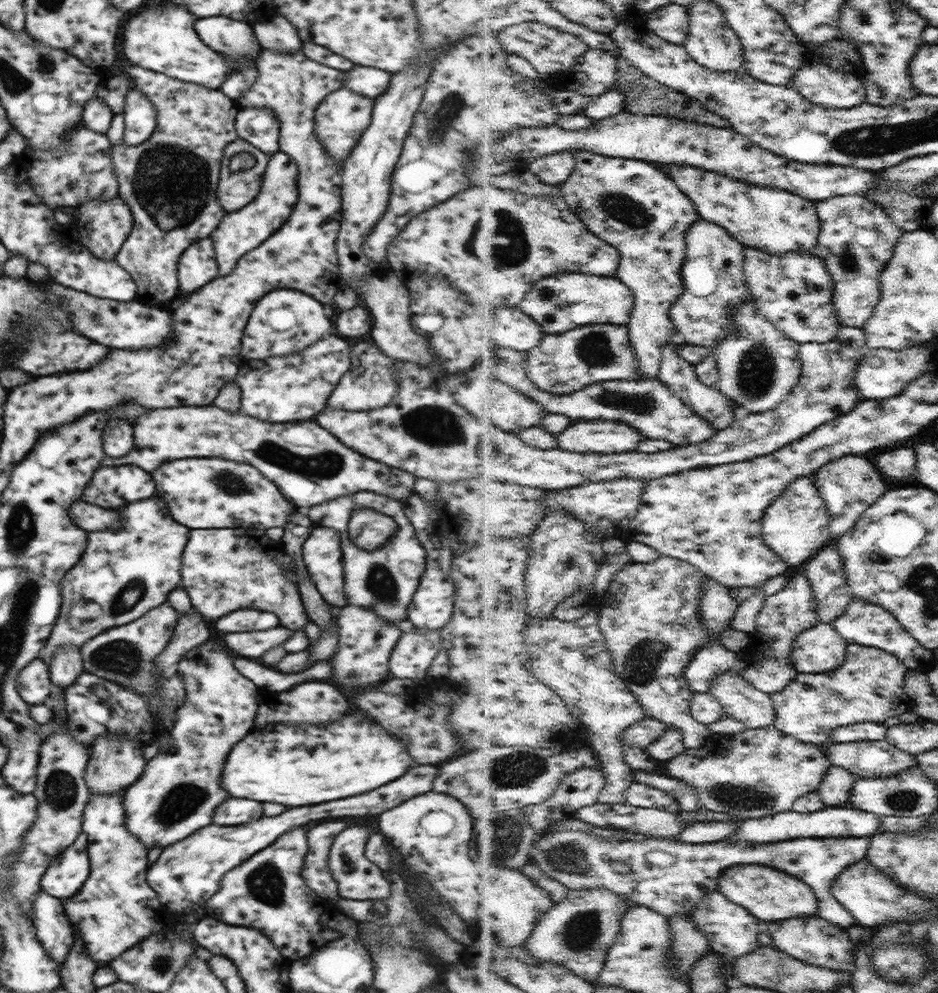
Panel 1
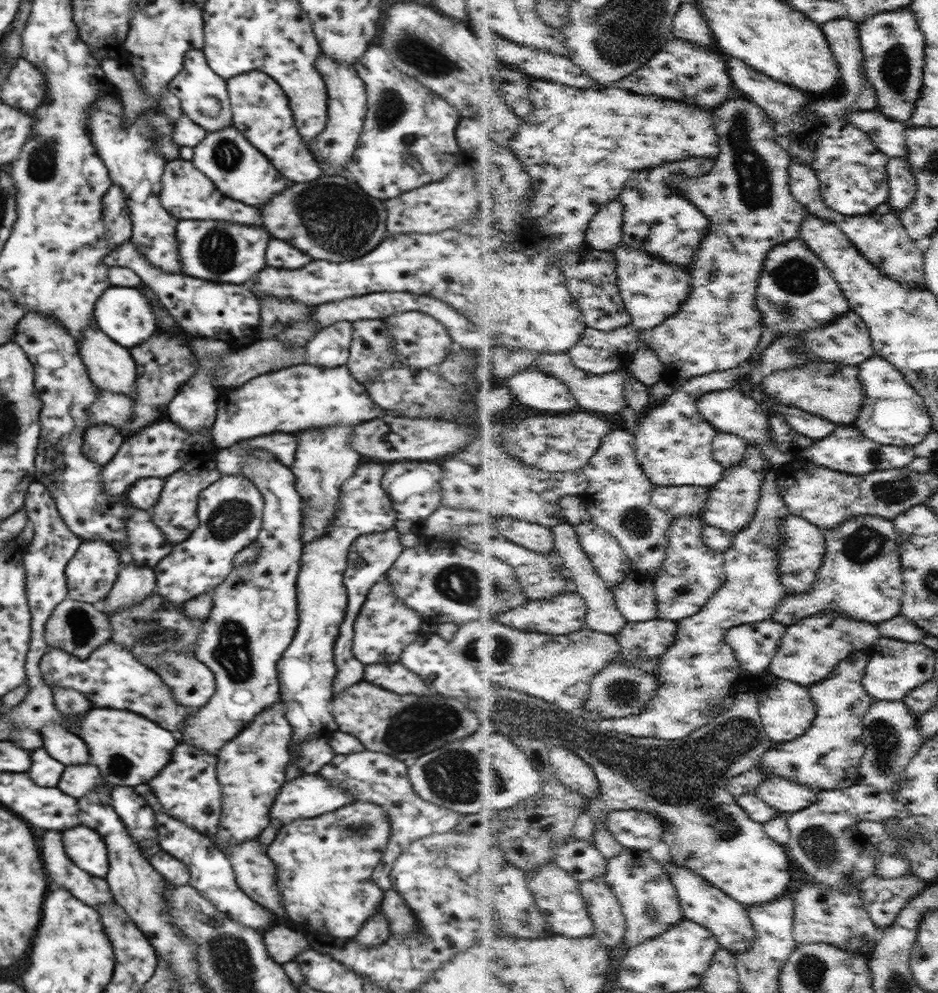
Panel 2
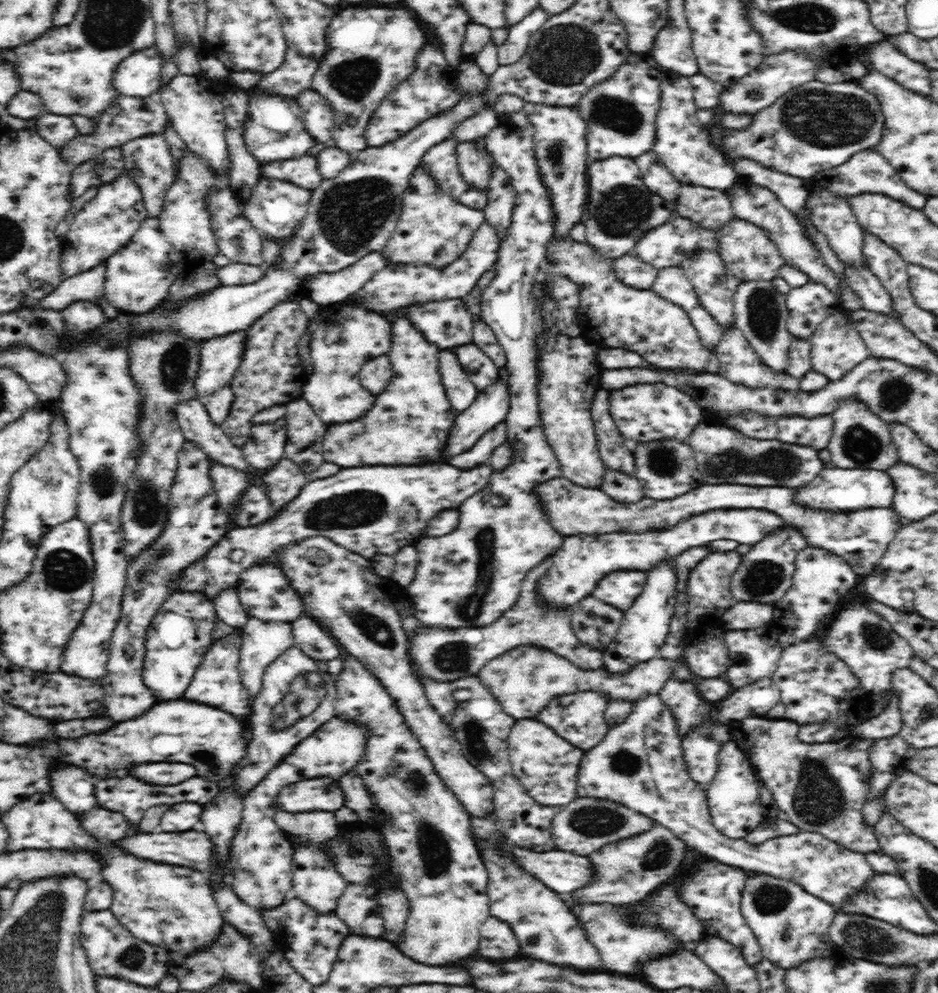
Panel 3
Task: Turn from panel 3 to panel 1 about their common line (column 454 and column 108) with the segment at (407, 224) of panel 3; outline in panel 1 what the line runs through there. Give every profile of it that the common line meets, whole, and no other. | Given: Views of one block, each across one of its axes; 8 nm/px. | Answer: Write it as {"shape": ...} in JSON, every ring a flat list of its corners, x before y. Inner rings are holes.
{"shape":[[117,196,110,200,89,200,83,202,77,208,80,212,77,216,78,228,80,228,80,234,82,234,82,238,78,240,82,246,100,260,116,260,116,254,134,228,130,207]]}

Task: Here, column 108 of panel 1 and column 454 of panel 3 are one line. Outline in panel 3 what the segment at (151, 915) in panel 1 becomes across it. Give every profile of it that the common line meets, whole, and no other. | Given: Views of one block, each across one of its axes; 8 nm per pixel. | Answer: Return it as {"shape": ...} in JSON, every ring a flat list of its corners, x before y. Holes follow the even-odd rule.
{"shape":[[343,654,341,658,343,670,335,676,335,716,342,721,365,726,370,731,364,752,355,767,356,773,364,780,368,792,372,792,375,806,384,814,383,822,388,830,380,830,379,833,388,844,392,871,396,873,399,887,410,902,404,940,398,944,398,948,416,962,437,967,448,966,448,962,456,962,474,954,478,948,478,928,490,916,486,886,488,873,471,832,469,812,436,773,424,747,406,725,392,695,378,677,366,670,362,661,351,654]]}

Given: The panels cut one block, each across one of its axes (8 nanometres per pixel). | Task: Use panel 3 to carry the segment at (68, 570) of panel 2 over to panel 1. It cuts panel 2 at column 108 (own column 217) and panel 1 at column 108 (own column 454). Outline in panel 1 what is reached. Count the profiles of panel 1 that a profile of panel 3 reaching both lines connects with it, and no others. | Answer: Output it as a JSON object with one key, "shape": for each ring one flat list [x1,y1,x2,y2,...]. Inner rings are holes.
{"shape":[[126,464,96,470,82,494,82,500,102,508,118,508,120,504,136,502,138,498,150,498,152,494,154,484,150,474,134,464]]}

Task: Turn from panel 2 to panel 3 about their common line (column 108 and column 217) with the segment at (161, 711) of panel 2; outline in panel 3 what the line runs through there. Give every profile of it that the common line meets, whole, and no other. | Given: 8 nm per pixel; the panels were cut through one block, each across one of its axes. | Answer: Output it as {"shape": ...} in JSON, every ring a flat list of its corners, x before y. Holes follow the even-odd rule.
{"shape":[[237,635,218,639,203,656,202,662,194,673,194,680,190,682,184,698,200,702,200,704,210,704,210,706,220,708,224,712,230,712,234,716,250,714,252,700,250,700,248,692,246,692,247,688,240,680,241,676,238,670,241,651,240,644,240,637]]}

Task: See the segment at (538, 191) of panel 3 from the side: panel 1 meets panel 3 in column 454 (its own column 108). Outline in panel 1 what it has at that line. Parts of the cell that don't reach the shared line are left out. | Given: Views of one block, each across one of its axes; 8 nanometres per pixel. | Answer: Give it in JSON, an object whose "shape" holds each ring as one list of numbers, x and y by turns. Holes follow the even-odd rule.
{"shape":[[152,496,152,498,140,500,140,502,132,502,132,504,120,506,120,508,116,508,116,512,120,514,120,530,87,531,88,542,80,560,71,569,68,569,68,572,61,580,62,606,59,610,56,624,53,626,53,631,40,655,40,659,48,666,53,654,57,653,60,647,74,645,80,648,86,640,90,640,93,636,98,636,101,632,138,620,153,608,167,602,169,592,172,592,181,582,181,558,191,529,182,526,170,516,166,502,158,500,156,496],[82,600,86,600,84,604,88,604,88,602,98,603,100,612,98,612,96,618,90,618,90,620,76,618,74,620,72,608,76,610,76,606,78,606,78,614,82,614,82,610,84,610,84,604,80,604]]}

